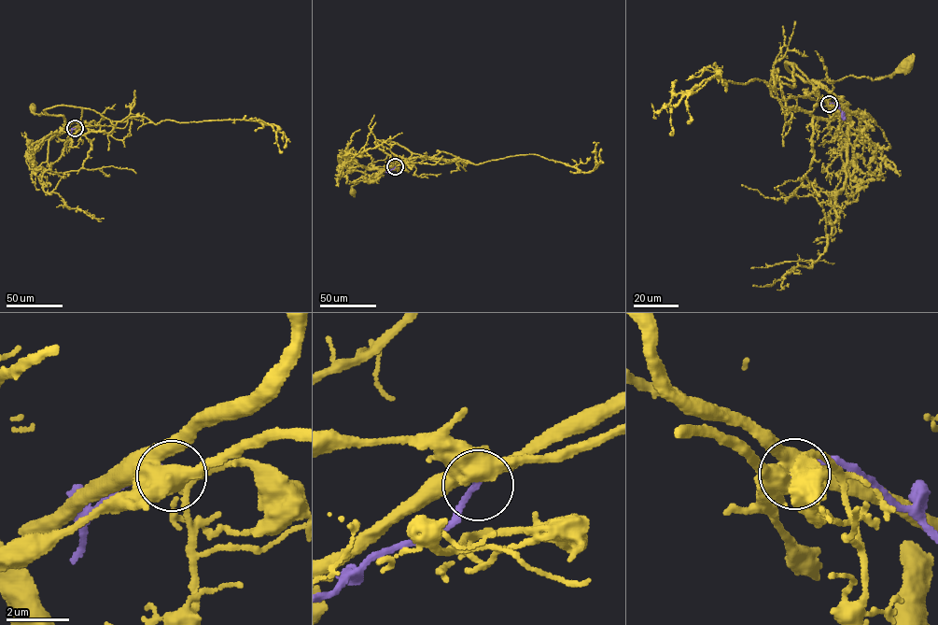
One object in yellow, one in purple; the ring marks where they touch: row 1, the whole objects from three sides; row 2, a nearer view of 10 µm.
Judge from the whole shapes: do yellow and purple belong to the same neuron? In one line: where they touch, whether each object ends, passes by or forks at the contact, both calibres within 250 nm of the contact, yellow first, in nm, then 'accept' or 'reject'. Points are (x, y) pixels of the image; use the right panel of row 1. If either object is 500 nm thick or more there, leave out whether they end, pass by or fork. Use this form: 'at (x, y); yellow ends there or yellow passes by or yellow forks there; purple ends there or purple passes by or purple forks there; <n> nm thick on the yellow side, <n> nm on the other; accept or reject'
at (829, 104); yellow forks there; purple ends there; 460 nm thick on the yellow side, 180 nm on the other; accept

